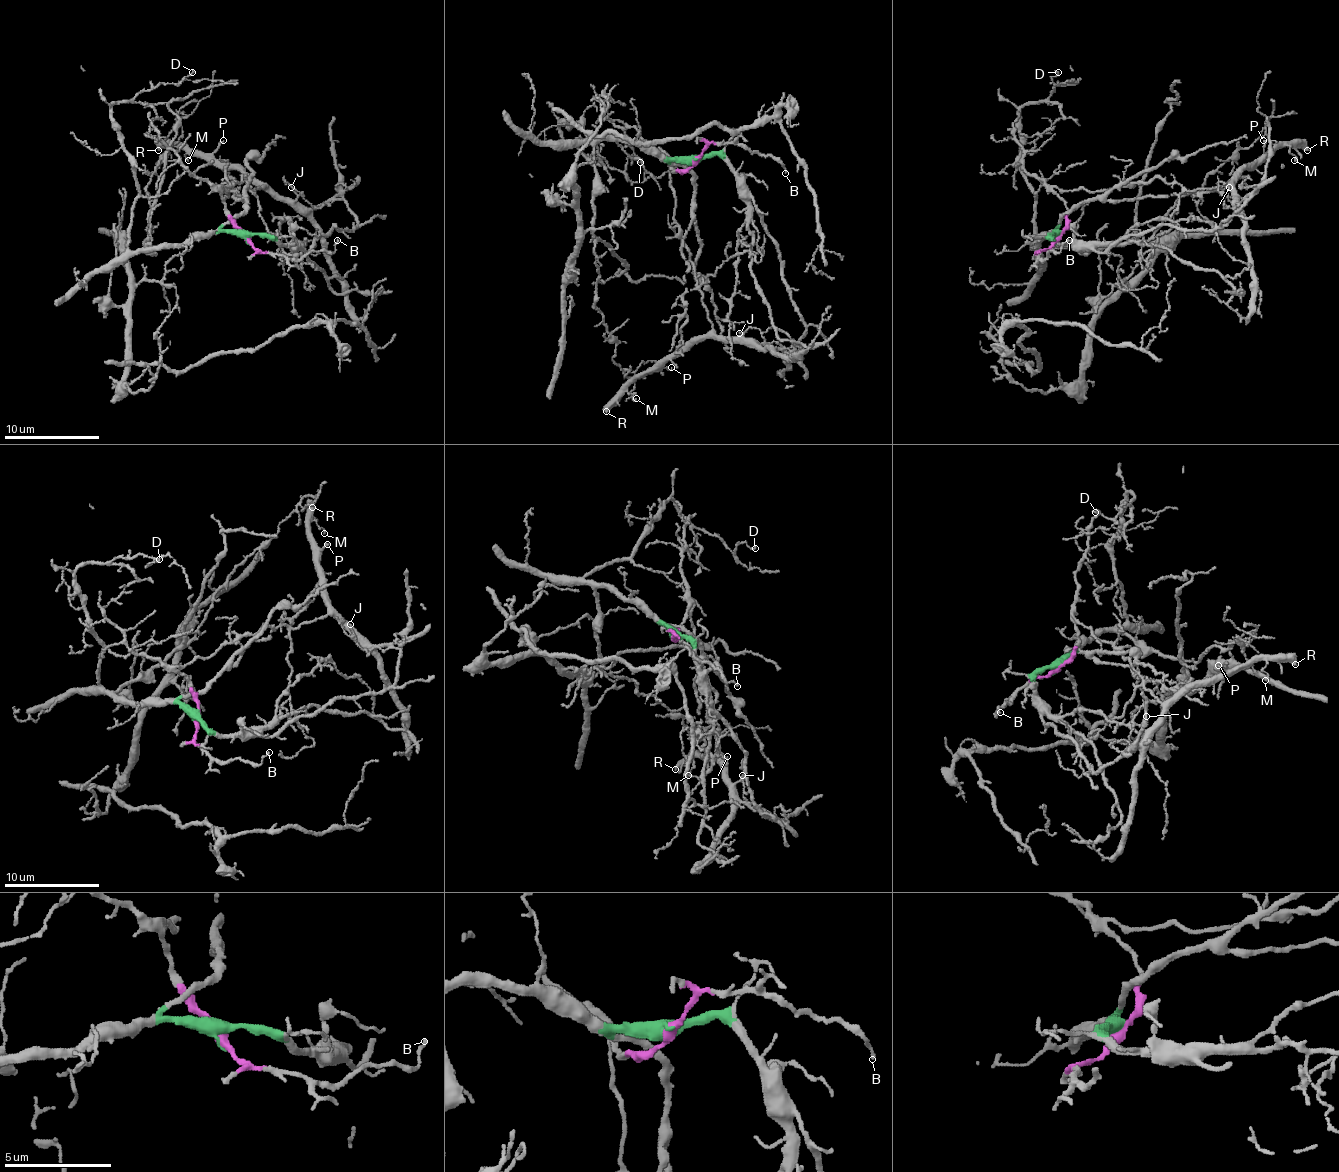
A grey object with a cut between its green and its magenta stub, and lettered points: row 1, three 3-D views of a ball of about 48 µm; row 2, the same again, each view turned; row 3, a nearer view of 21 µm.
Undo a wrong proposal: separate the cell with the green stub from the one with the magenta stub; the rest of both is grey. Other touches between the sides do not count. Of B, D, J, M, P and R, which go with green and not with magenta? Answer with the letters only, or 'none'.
D

